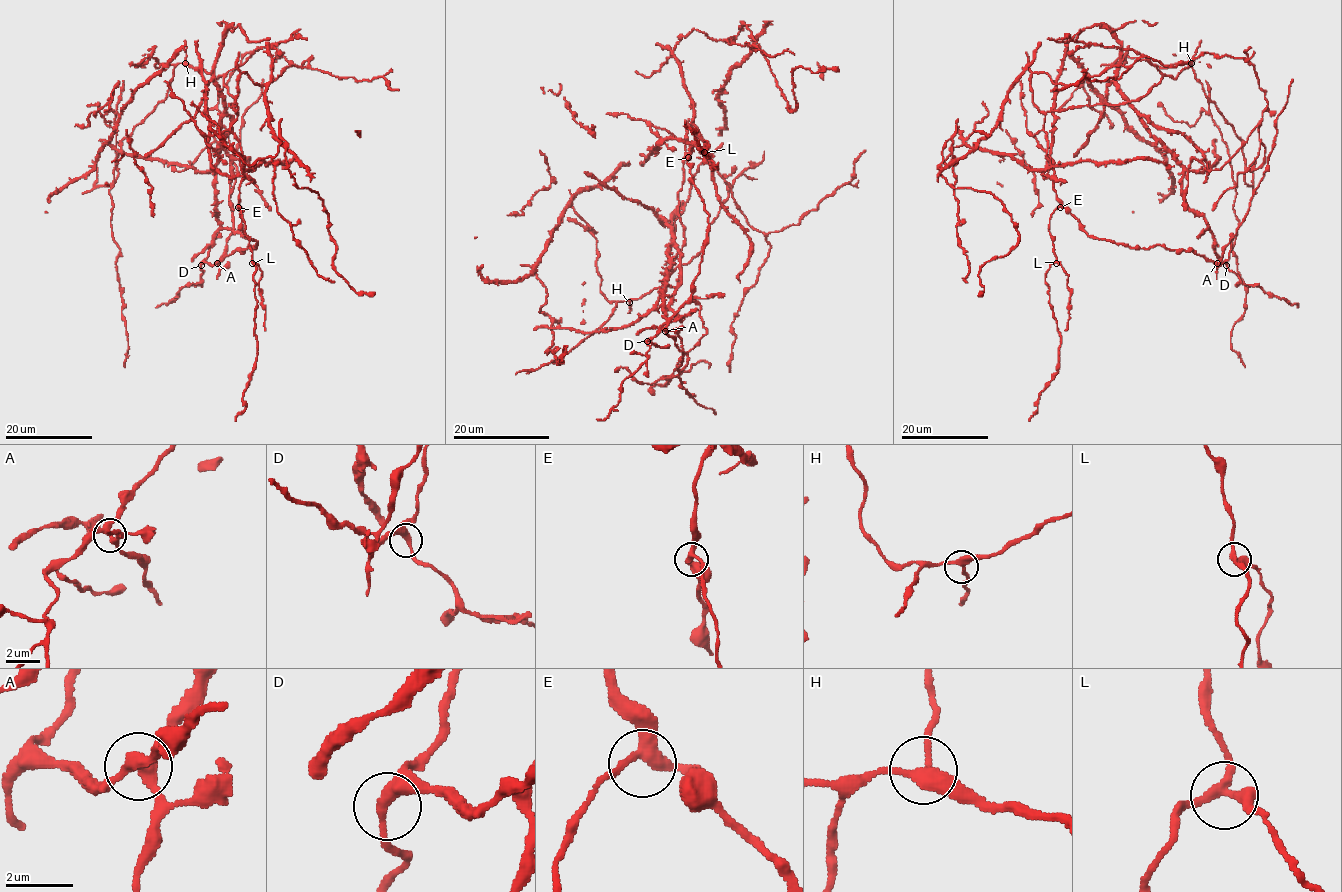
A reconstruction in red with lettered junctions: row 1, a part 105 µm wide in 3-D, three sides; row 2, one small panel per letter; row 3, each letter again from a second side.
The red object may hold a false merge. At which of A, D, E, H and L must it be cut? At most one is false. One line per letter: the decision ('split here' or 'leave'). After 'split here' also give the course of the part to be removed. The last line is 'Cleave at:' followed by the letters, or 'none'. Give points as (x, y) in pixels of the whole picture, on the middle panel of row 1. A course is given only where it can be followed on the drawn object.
A: split here | (665, 331), (682, 351), (678, 386), (716, 414)
D: leave
E: leave
H: leave
L: leave
Cleave at: A

